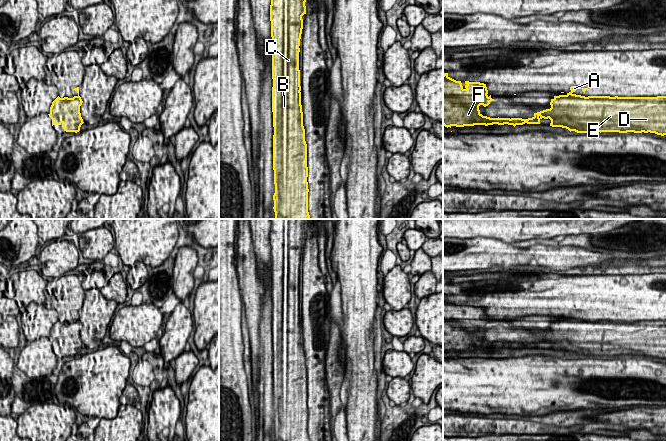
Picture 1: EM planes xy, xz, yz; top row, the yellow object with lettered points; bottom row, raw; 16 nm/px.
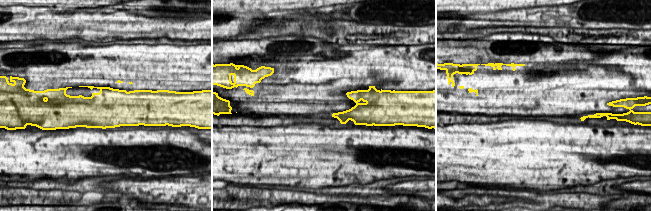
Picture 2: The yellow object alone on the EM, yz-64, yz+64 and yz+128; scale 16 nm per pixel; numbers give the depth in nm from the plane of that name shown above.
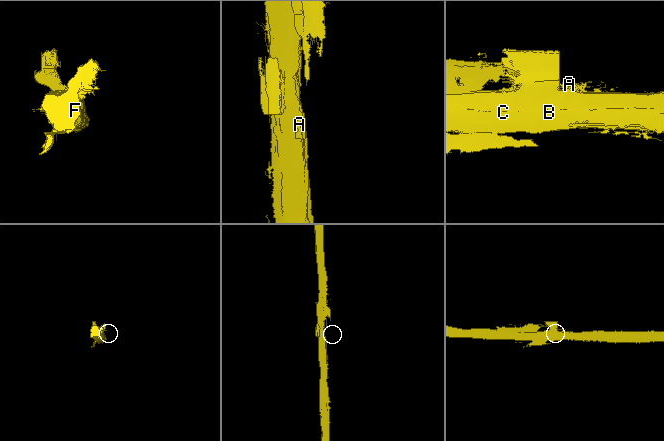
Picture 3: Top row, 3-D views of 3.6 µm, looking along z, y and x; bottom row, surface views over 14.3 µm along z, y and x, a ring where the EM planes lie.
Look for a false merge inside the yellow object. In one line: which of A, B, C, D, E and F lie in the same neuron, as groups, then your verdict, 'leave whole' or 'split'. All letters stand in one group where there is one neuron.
groups A B C D E F; leave whole

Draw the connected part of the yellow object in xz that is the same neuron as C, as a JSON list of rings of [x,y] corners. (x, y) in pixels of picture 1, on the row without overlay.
[[[270,219],[272,261],[272,336],[275,441],[310,441],[308,436],[307,368],[303,350],[299,294],[302,240],[306,238],[307,219]]]

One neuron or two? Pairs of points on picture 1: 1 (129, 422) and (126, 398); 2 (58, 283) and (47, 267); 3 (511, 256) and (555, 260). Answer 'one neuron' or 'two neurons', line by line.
1: two neurons
2: two neurons
3: one neuron

